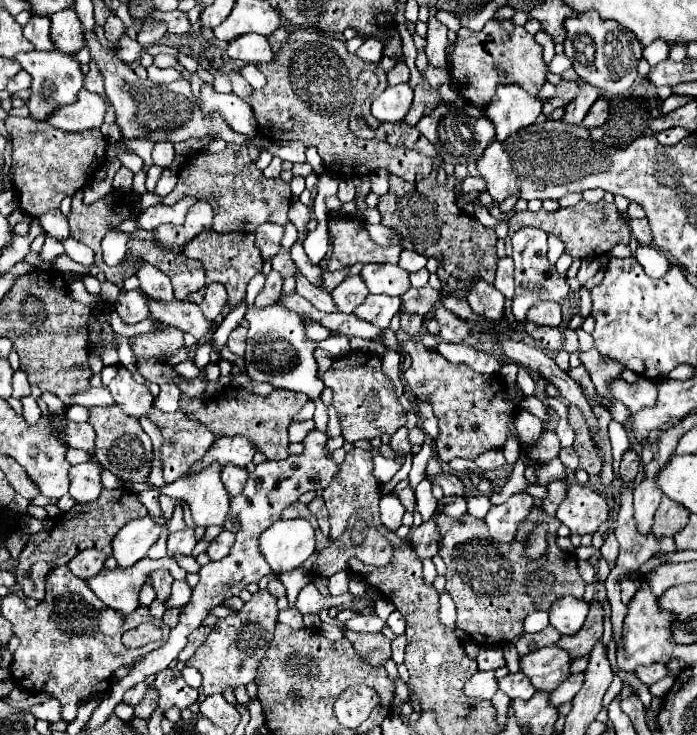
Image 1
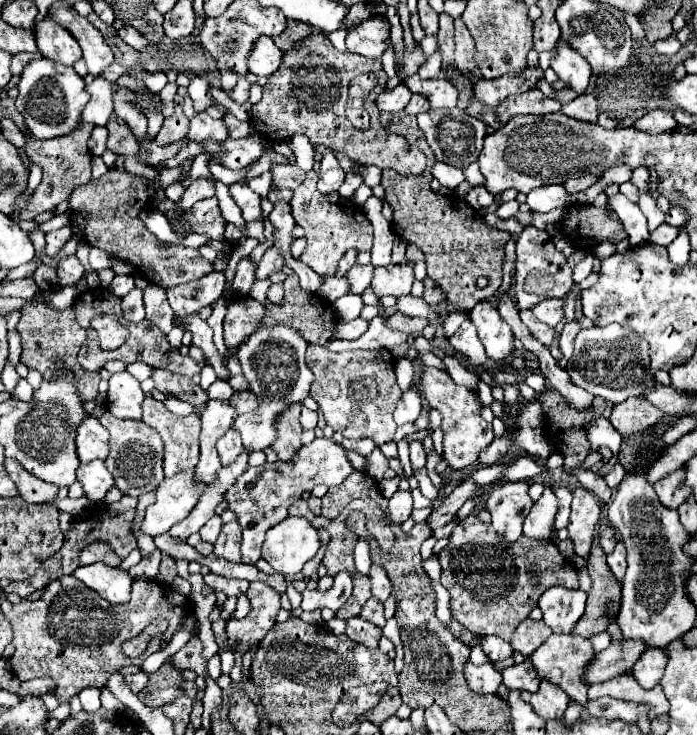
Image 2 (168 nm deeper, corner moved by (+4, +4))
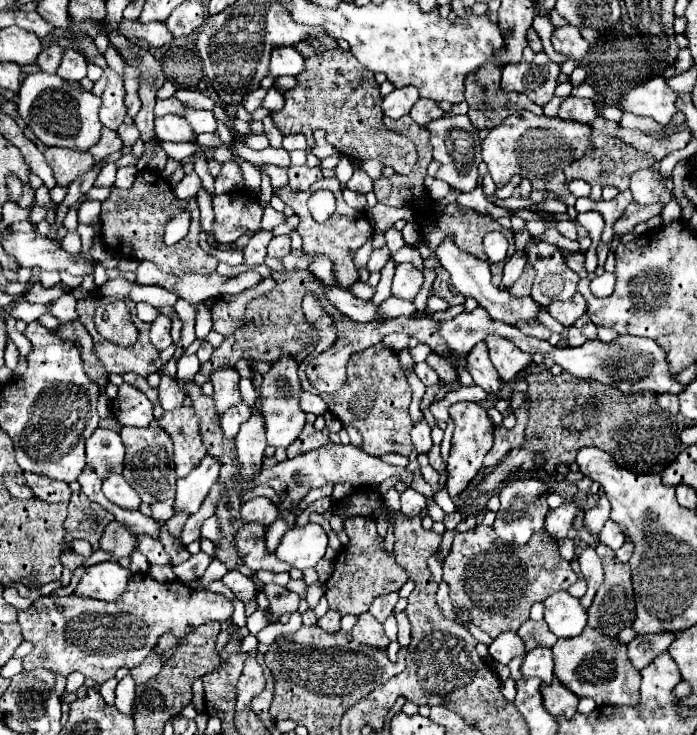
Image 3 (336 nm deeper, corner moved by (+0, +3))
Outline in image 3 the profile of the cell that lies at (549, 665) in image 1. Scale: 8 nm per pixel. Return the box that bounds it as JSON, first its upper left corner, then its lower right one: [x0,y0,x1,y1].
[552,626,640,706]

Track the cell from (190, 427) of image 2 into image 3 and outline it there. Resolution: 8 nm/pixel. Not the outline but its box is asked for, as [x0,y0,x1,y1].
[158,406,206,478]

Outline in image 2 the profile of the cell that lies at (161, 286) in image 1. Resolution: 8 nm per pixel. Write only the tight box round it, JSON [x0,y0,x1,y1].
[144,285,174,333]

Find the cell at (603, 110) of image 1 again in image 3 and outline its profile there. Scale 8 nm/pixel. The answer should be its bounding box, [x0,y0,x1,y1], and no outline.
[558,96,596,124]

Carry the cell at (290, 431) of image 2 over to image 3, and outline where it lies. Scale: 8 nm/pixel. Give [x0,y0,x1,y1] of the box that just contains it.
[288,426,328,458]

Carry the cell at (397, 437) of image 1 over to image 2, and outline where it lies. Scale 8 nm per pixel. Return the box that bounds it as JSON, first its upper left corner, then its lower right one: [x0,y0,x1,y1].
[394,387,422,427]

